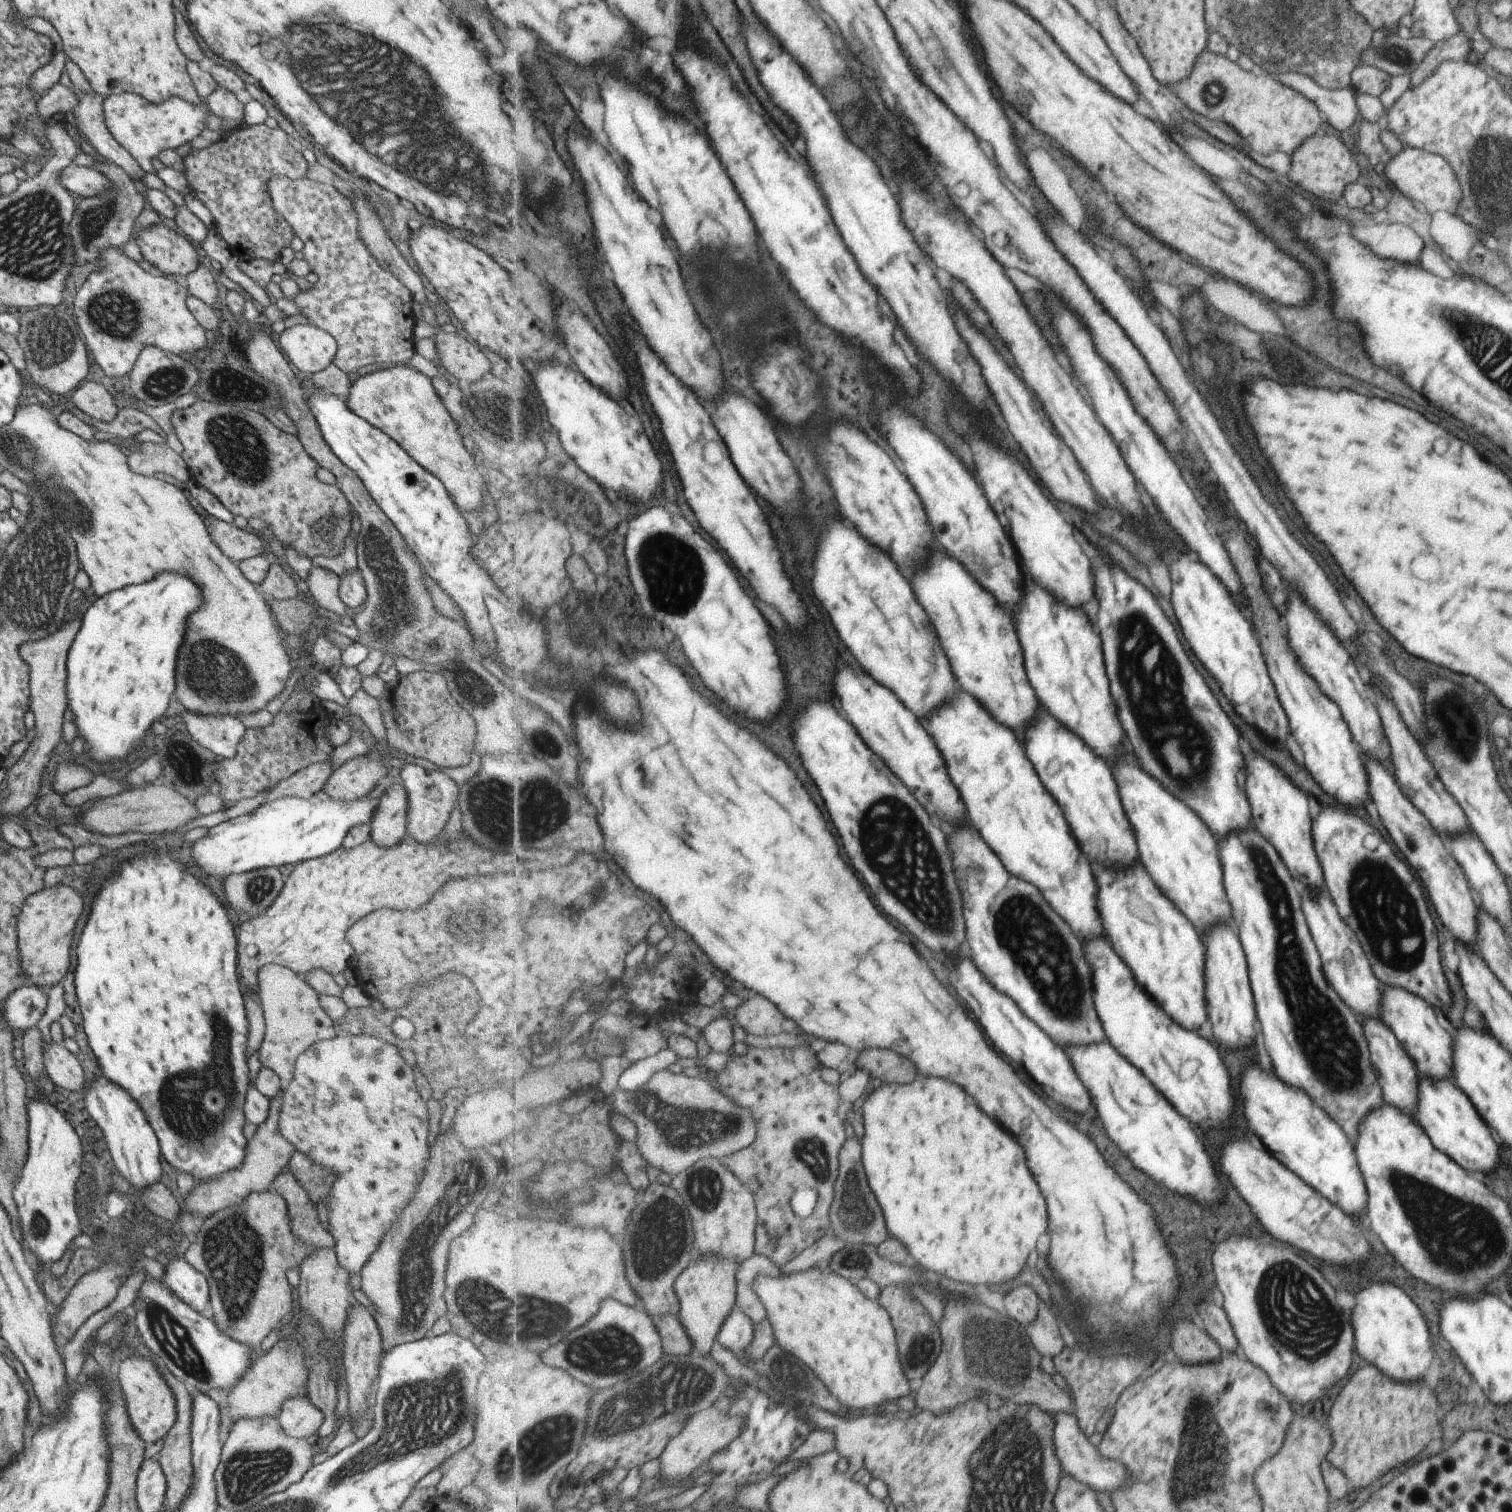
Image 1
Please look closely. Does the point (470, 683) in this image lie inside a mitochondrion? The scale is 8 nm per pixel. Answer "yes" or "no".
yes

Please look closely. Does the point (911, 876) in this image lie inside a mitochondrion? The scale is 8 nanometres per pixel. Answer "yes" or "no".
yes

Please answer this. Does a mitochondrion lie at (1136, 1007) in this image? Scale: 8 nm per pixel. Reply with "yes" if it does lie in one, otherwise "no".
no

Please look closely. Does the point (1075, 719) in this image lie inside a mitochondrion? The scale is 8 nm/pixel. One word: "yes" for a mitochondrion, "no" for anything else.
no

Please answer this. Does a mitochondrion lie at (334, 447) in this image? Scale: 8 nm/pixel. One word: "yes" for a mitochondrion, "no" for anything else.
no

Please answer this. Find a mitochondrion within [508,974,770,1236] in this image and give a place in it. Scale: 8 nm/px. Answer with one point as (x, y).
(681, 1127)

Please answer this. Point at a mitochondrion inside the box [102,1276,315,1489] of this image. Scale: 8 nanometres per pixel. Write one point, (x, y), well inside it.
(173, 1338)

